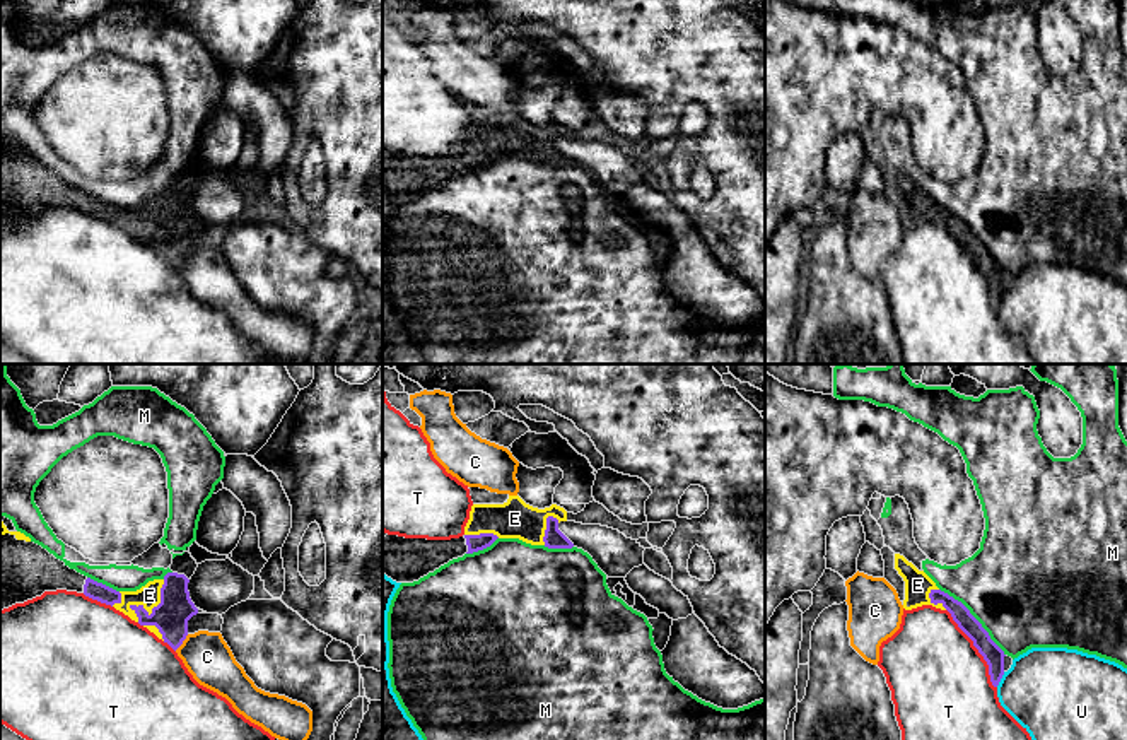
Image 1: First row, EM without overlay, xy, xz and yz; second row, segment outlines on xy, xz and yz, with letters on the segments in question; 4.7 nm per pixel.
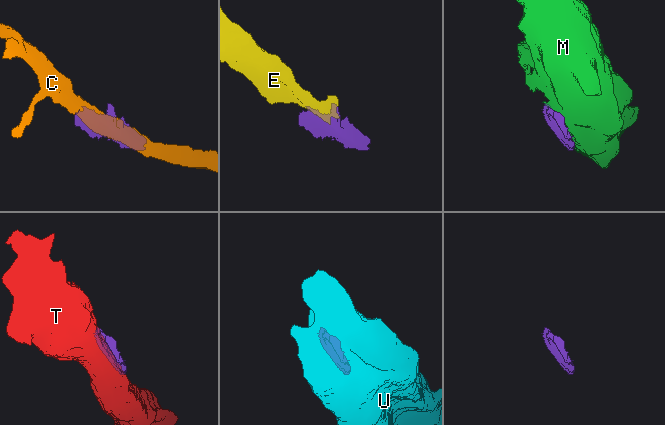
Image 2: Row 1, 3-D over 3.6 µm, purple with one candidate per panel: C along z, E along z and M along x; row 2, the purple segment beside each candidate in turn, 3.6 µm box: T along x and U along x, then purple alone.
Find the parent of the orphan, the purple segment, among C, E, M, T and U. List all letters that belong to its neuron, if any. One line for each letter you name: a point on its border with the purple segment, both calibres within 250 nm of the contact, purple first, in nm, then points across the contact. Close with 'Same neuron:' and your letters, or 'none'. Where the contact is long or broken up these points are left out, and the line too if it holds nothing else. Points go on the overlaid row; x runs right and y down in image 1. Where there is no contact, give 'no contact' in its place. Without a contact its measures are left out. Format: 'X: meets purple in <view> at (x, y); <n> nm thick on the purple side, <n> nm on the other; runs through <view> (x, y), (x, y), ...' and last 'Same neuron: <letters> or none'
E: meets purple in xy at (147, 612); 170 nm thick on the purple side, 110 nm on the other
Same neuron: E

